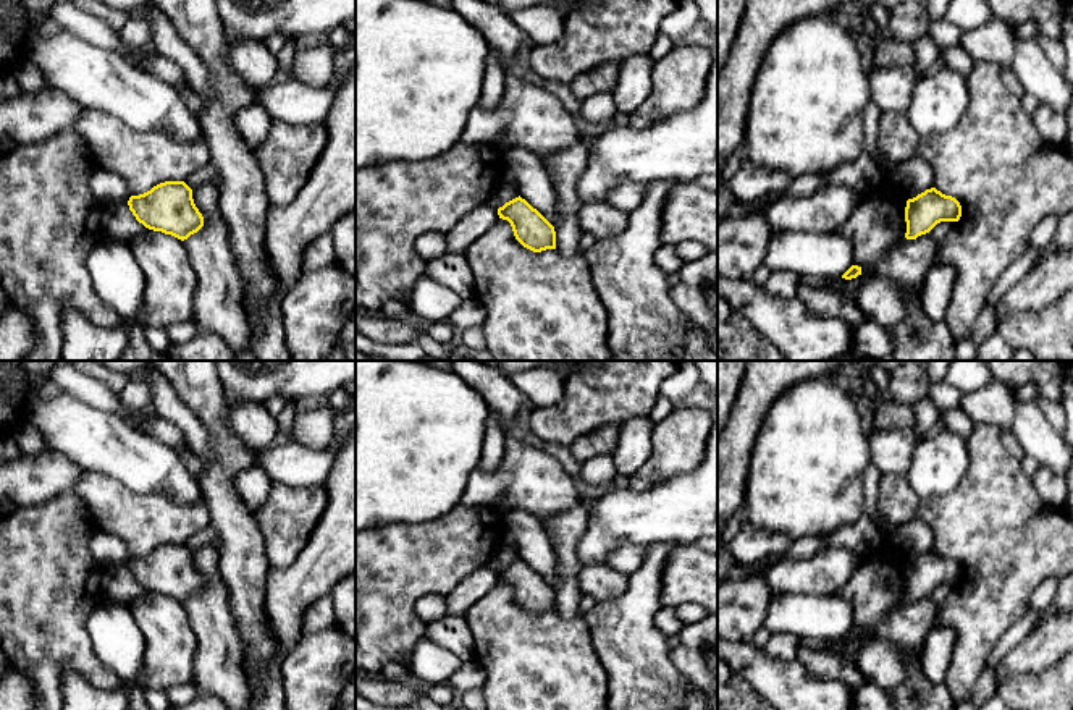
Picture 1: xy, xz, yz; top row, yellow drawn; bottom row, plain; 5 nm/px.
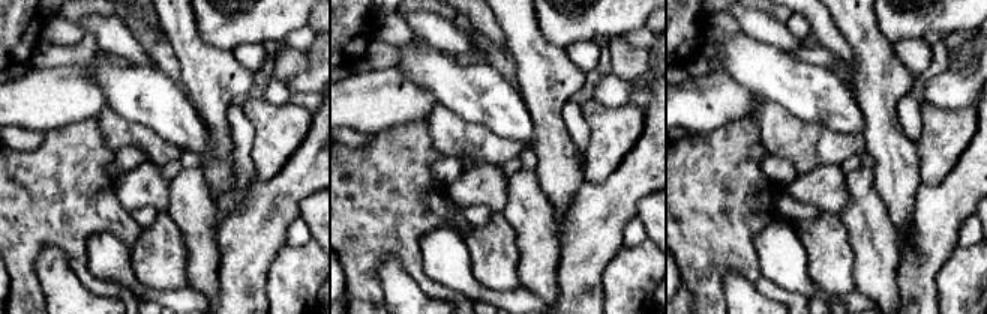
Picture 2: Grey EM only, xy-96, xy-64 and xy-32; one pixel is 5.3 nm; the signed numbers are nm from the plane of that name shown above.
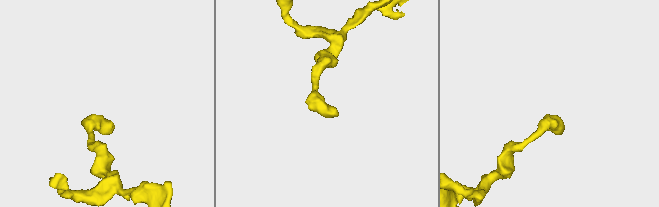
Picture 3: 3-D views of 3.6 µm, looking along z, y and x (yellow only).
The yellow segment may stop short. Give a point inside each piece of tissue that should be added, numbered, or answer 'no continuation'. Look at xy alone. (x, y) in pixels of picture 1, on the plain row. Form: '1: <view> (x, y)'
no continuation

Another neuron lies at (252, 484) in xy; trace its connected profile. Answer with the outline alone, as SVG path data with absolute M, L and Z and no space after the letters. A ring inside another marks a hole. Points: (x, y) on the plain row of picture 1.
M257 466L241 471L234 484L250 509L259 509L267 501L271 487L270 477Z

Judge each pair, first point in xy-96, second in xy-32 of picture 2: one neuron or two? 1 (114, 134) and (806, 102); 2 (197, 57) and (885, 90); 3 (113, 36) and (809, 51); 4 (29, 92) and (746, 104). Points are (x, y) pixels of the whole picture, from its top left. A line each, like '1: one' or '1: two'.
1: two
2: one
3: two
4: one

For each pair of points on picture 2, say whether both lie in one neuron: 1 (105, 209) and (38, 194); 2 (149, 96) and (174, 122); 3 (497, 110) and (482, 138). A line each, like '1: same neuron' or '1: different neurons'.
1: same neuron
2: same neuron
3: different neurons

